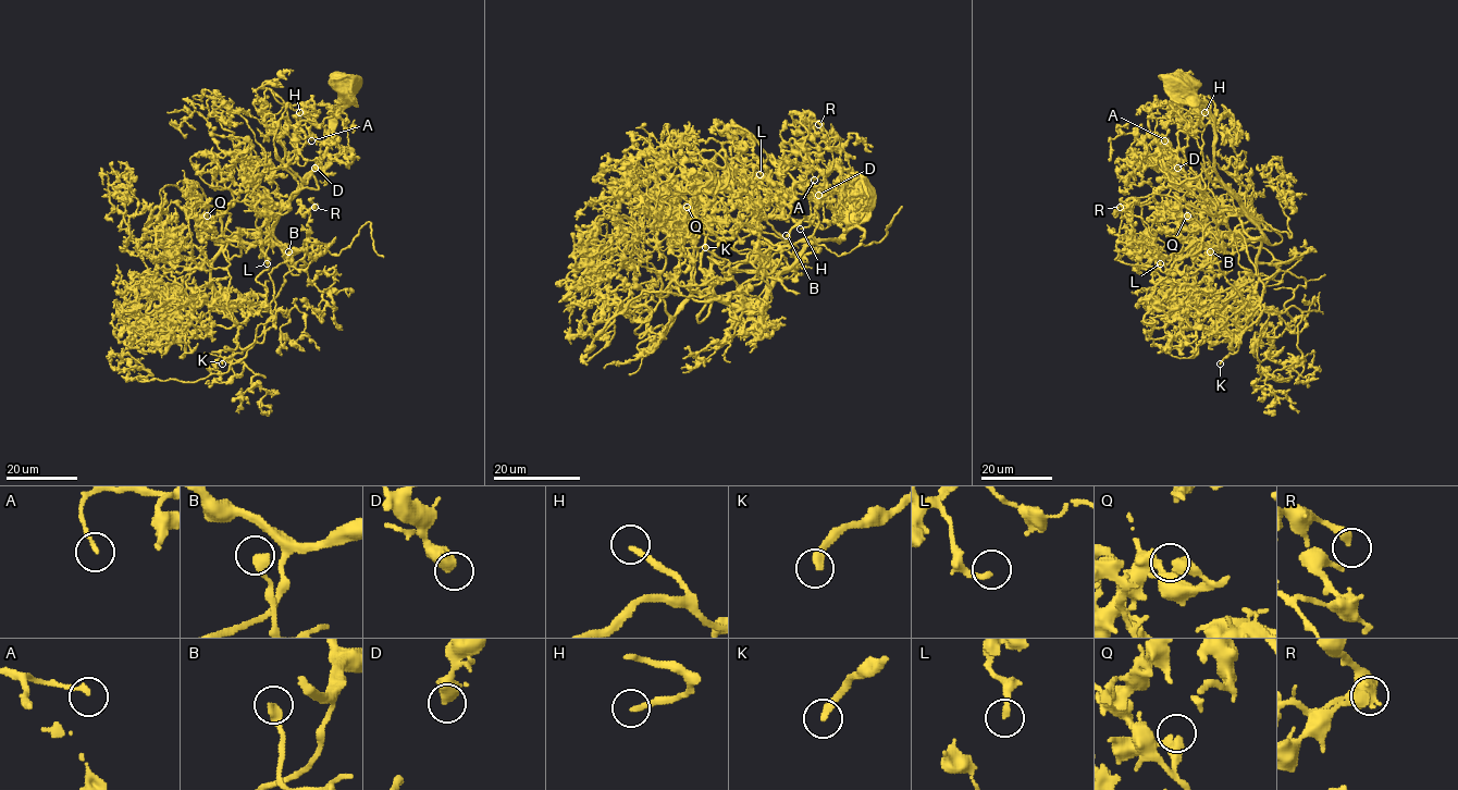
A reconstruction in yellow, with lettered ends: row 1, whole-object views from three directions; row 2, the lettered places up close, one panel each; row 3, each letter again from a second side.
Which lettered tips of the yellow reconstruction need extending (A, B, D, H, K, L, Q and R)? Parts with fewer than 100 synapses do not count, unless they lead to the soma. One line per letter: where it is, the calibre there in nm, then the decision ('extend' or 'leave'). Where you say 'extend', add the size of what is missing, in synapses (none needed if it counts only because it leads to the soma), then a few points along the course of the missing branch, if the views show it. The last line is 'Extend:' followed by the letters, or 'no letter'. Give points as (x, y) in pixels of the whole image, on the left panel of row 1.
A: place (311, 140); calibre 170 nm; leave
B: place (288, 251); calibre 360 nm; extend; 200 synapses; course (288, 251), (295, 234), (288, 233), (277, 220), (288, 209), (288, 201), (281, 198), (286, 192)
D: place (314, 168); calibre 550 nm; leave
H: place (299, 112); calibre 200 nm; extend; 450 synapses; course (299, 112), (291, 109), (316, 102), (319, 96), (325, 99), (317, 105), (314, 112), (317, 146)
K: place (222, 363); calibre 280 nm; extend; 300 synapses; course (222, 363), (242, 377), (236, 369), (225, 367), (218, 359), (221, 342), (217, 353), (225, 359), (207, 361)
L: place (267, 263); calibre 240 nm; leave
Q: place (207, 215); calibre 440 nm; leave
R: place (314, 207); calibre 400 nm; leave
Extend: B, H, K

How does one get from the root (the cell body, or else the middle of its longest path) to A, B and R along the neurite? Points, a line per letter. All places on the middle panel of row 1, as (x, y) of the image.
A: (856, 200), (761, 303), (720, 299), (804, 219), (823, 227), (779, 167), (792, 138), (814, 180)
B: (856, 200), (852, 225), (808, 245), (755, 306), (692, 297), (728, 300), (769, 274), (793, 245), (786, 235)
R: (856, 200), (852, 225), (761, 303), (715, 293), (818, 224), (799, 128), (818, 124)

